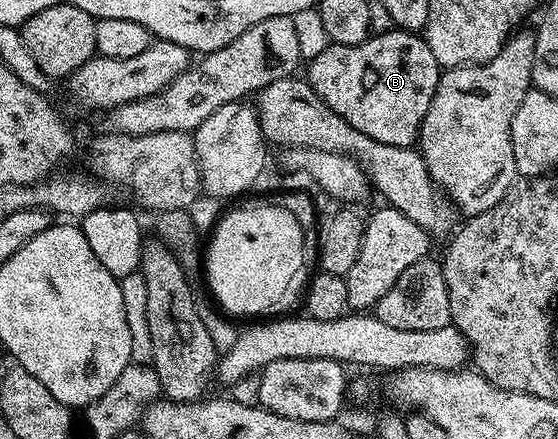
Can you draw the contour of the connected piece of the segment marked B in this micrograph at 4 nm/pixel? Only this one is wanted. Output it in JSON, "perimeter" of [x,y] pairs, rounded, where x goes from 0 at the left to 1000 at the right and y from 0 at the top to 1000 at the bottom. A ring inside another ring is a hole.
{"perimeter":[[[701,68],[665,77],[656,84],[652,96],[645,96],[638,105],[595,96],[575,123],[570,123],[563,137],[554,139],[550,155],[556,157],[545,164],[545,173],[547,180],[556,185],[559,205],[566,205],[566,214],[581,230],[584,244],[597,251],[602,260],[609,260],[609,269],[616,269],[616,278],[624,278],[624,287],[638,287],[638,296],[645,296],[645,305],[659,305],[659,314],[674,314],[674,323],[688,323],[695,333],[738,337],[751,326],[756,308],[760,260],[767,260],[767,241],[774,241],[774,214],[781,214],[781,196],[785,194],[789,171],[789,150],[781,141],[781,123],[774,123],[774,114],[763,103],[763,93],[754,80],[738,73],[722,73],[719,68]]]}

